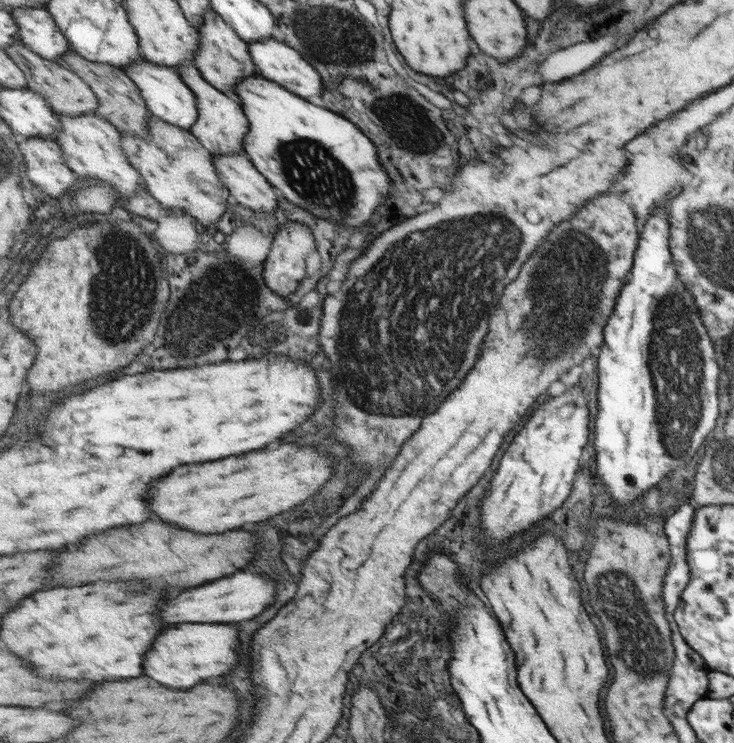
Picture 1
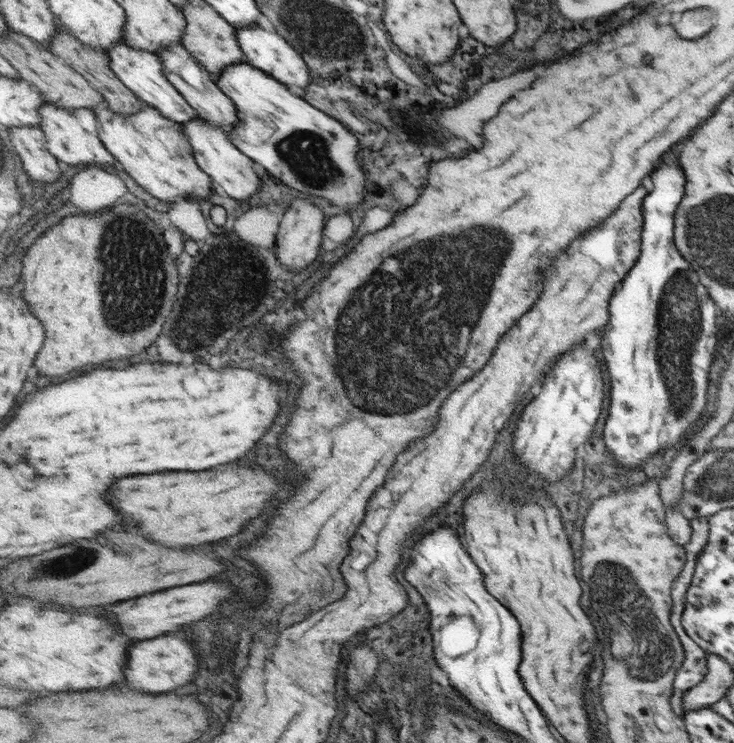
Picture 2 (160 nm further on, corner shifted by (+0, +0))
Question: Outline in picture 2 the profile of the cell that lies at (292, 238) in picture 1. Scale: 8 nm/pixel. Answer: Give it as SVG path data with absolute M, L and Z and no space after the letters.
M295 199L290 207L287 208L281 221L278 238L276 239L278 261L281 262L286 269L297 270L298 268L304 269L309 266L313 260L319 260L319 252L323 252L321 242L323 242L323 228L326 226L323 209L321 210L299 210L297 208L297 201Z

